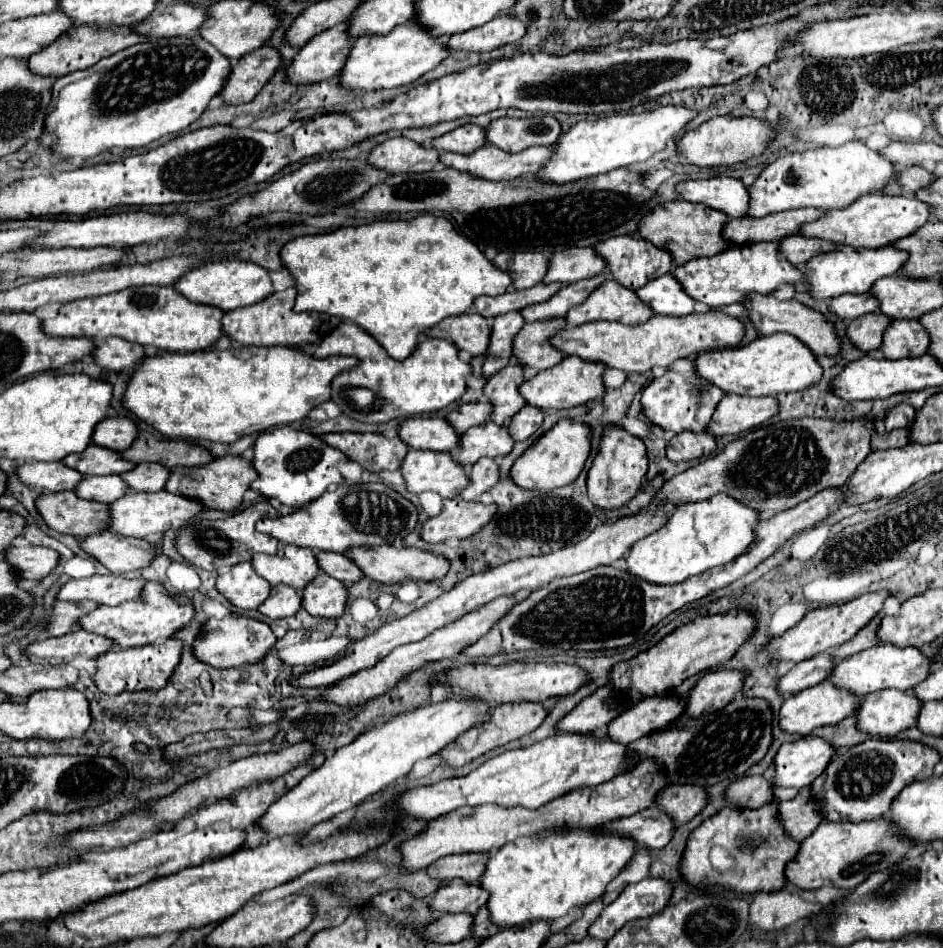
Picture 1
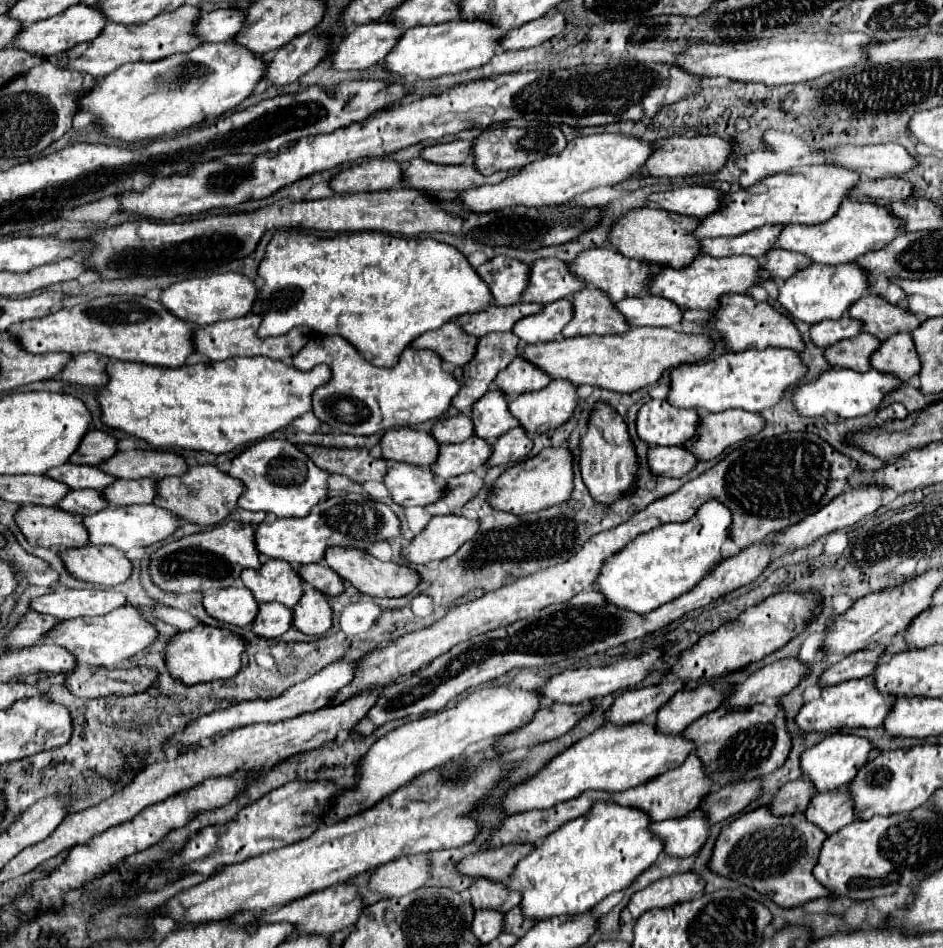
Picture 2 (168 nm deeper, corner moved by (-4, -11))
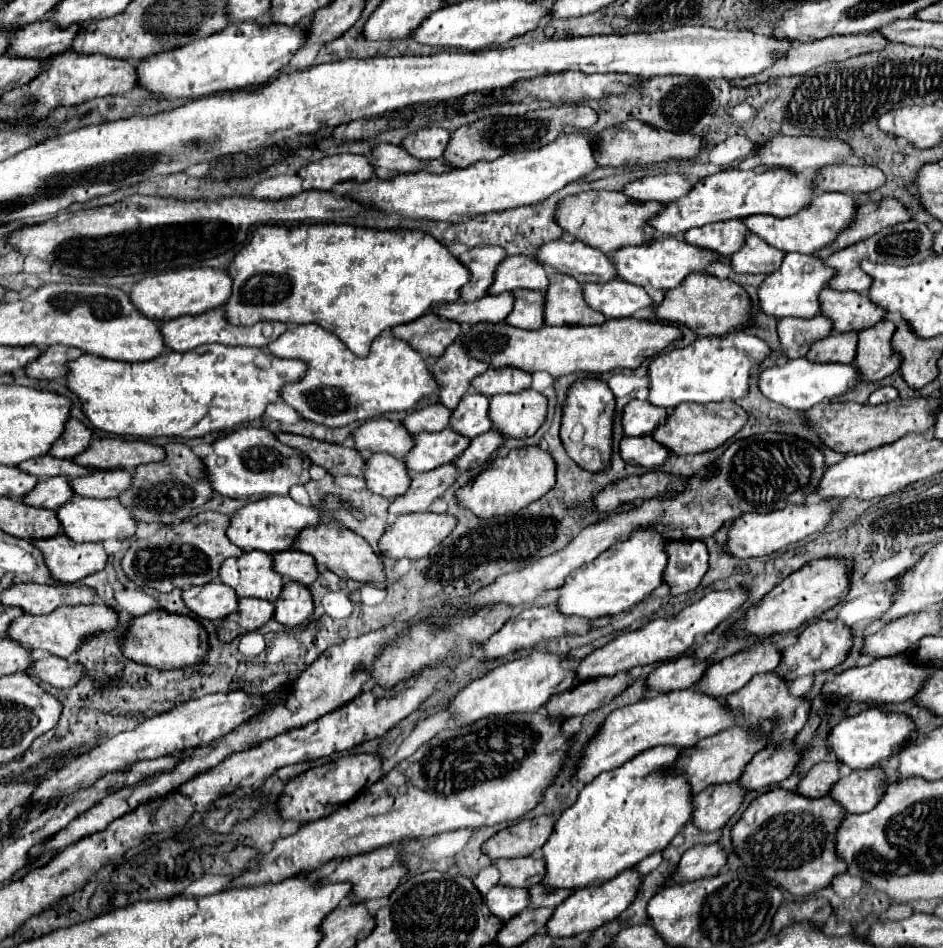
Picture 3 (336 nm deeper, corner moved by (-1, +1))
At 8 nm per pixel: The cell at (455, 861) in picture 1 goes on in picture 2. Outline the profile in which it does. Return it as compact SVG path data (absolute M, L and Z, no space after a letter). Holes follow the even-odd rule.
M507 844L499 850L479 850L469 854L457 864L457 872L471 878L489 878L507 882L511 868L521 860L533 846L531 844Z

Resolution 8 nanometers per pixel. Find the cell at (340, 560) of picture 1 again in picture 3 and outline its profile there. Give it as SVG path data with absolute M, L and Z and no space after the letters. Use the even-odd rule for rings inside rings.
M284 550L272 554L272 566L280 576L296 580L304 586L312 584L318 578L316 562L312 562L310 556L304 556L302 552L296 550Z

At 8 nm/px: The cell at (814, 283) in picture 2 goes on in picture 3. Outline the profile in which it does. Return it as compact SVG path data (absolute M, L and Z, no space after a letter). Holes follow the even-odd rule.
M798 252L786 254L782 266L768 274L766 280L758 288L758 308L760 312L774 318L812 318L820 312L818 294L828 284L832 276L830 268L824 268L824 260L816 256L800 256Z

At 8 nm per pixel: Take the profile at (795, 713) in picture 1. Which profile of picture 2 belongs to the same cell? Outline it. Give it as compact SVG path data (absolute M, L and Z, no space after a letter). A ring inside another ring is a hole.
M859 678L859 680L847 680L843 684L835 684L831 688L823 688L821 696L803 704L799 714L795 716L795 726L801 732L837 732L837 730L849 730L849 728L873 728L883 724L883 716L887 716L887 708L891 708L893 696L883 696L871 680Z

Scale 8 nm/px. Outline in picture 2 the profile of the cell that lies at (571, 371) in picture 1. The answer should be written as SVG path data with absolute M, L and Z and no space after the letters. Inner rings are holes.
M551 380L549 386L539 392L511 396L509 410L519 418L527 432L545 434L559 428L573 416L579 404L577 388L577 384L567 380Z

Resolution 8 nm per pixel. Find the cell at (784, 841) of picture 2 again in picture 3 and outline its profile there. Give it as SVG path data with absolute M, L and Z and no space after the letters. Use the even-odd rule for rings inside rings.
M774 788L756 798L732 828L734 852L746 866L754 866L794 896L808 896L830 886L832 878L848 868L836 856L836 830L844 818L846 810L830 796L806 798L798 792Z

